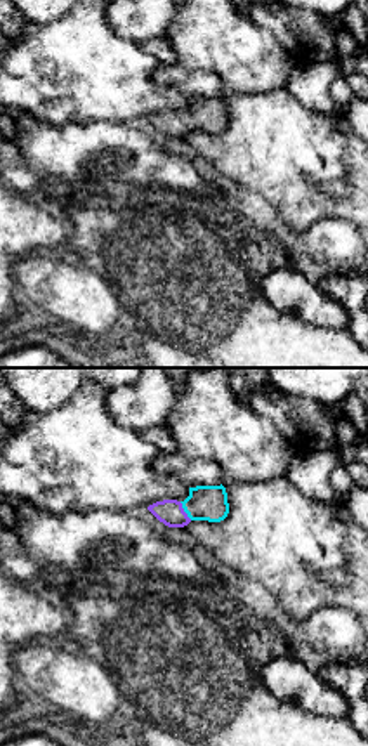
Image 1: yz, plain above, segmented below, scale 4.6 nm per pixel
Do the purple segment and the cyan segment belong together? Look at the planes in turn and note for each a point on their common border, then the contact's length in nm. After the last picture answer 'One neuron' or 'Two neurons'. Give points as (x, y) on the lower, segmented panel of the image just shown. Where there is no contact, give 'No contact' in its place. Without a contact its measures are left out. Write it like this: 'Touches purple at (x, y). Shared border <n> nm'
Touches purple at (183, 510). Shared border 110 nm

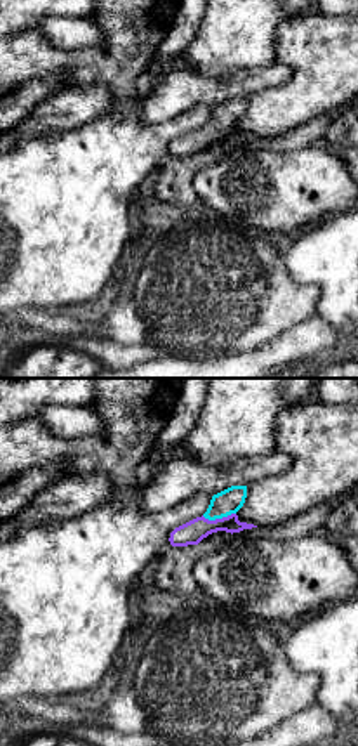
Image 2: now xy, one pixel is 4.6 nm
Touches purple at (218, 519). Shared border 160 nm

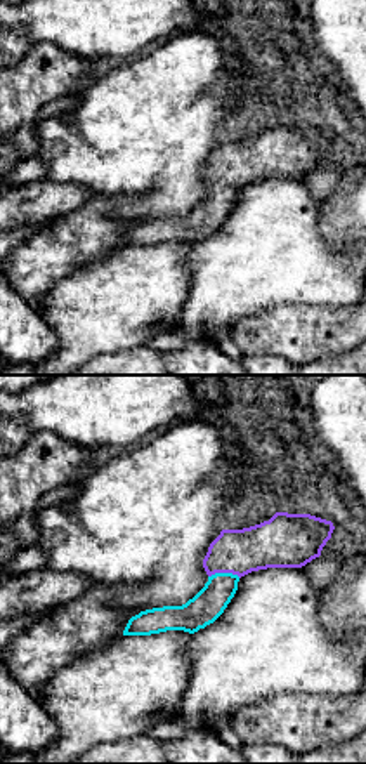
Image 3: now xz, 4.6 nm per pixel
Touches purple at (224, 572). Shared border 150 nm

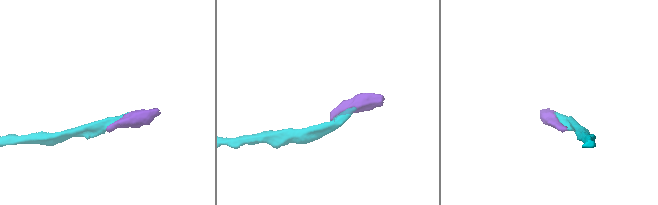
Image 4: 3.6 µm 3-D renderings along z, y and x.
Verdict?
One neuron

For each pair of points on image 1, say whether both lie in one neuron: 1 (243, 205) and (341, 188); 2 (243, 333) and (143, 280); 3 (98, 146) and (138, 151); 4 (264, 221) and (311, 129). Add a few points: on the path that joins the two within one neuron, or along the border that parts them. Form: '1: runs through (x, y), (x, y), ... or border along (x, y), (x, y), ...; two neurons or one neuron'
1: border along (231, 179), (256, 191), (294, 229); two neurons
2: runs through (219, 311), (188, 292), (176, 280), (167, 280); one neuron
3: runs through (108, 150), (127, 151); one neuron
4: border along (236, 184), (256, 191), (295, 231), (306, 229); two neurons

